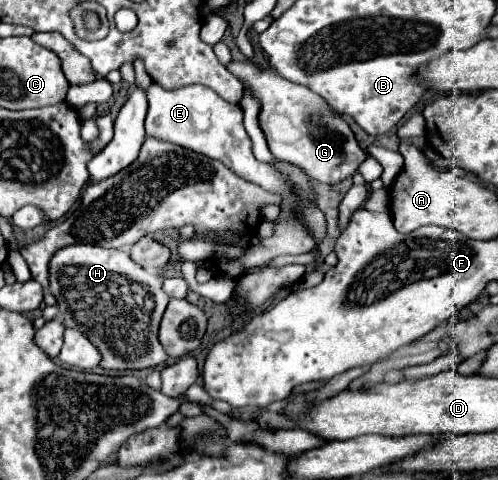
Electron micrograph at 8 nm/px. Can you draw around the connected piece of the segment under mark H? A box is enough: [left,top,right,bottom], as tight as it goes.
[49,244,169,370]

